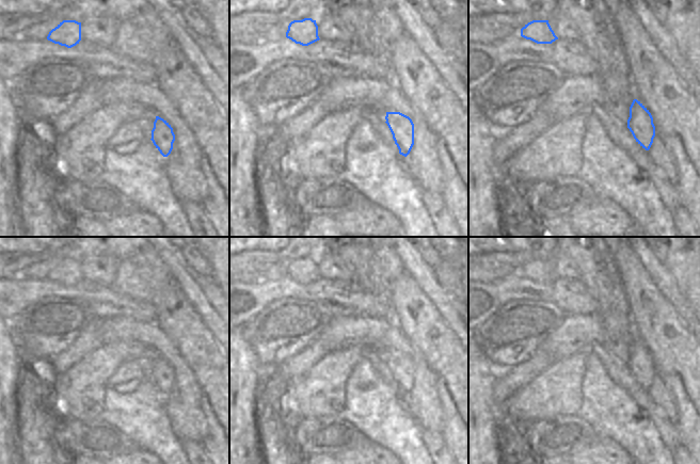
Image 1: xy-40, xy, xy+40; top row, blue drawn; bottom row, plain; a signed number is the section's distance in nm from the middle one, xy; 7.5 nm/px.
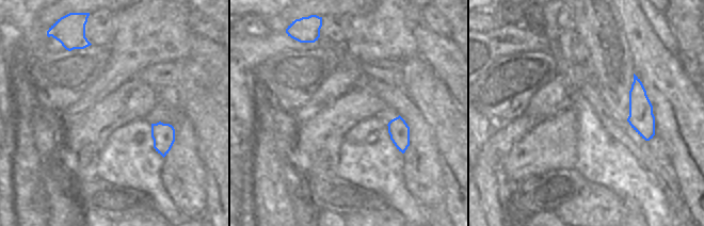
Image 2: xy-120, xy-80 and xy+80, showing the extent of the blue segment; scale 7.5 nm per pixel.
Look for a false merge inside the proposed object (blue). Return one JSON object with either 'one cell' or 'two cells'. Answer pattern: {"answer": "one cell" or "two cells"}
{"answer": "one cell"}

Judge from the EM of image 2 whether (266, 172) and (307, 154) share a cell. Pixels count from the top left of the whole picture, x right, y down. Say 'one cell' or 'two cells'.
two cells

